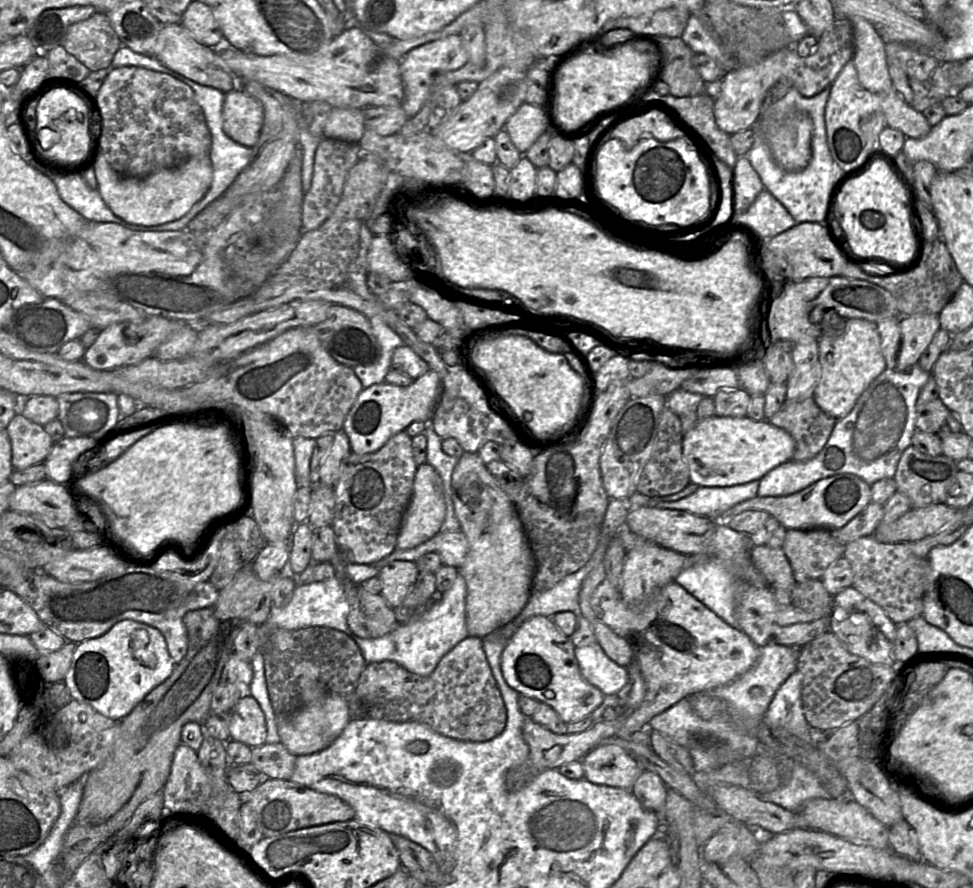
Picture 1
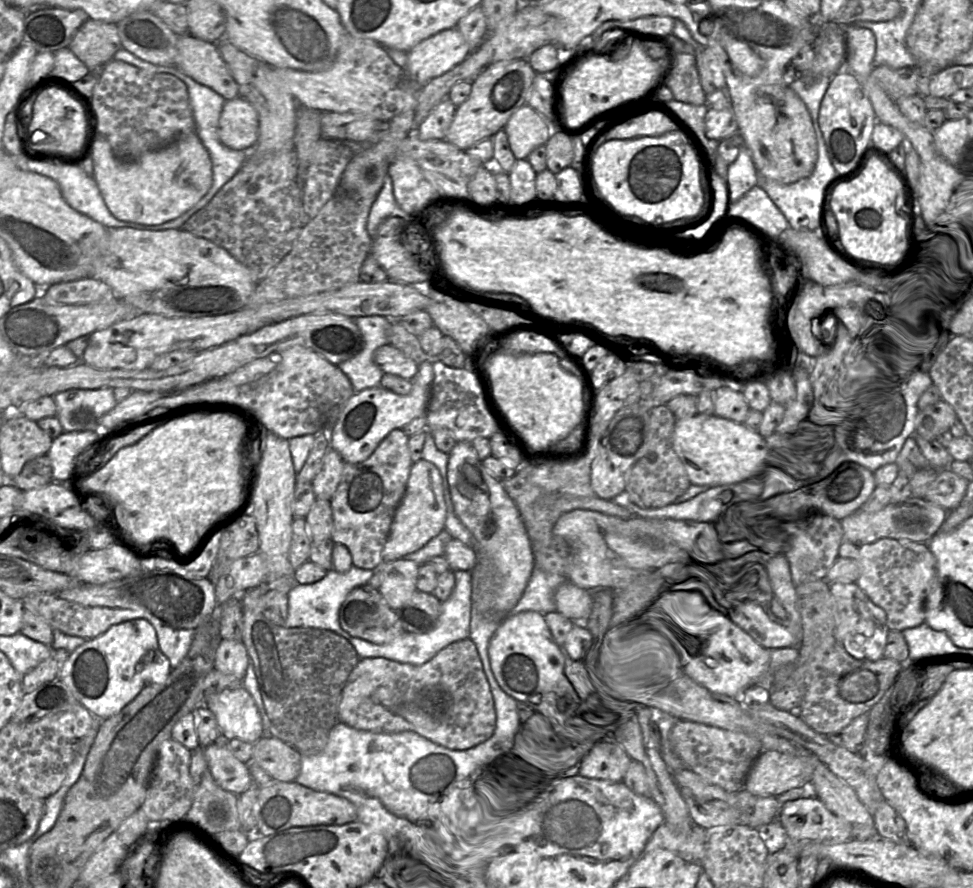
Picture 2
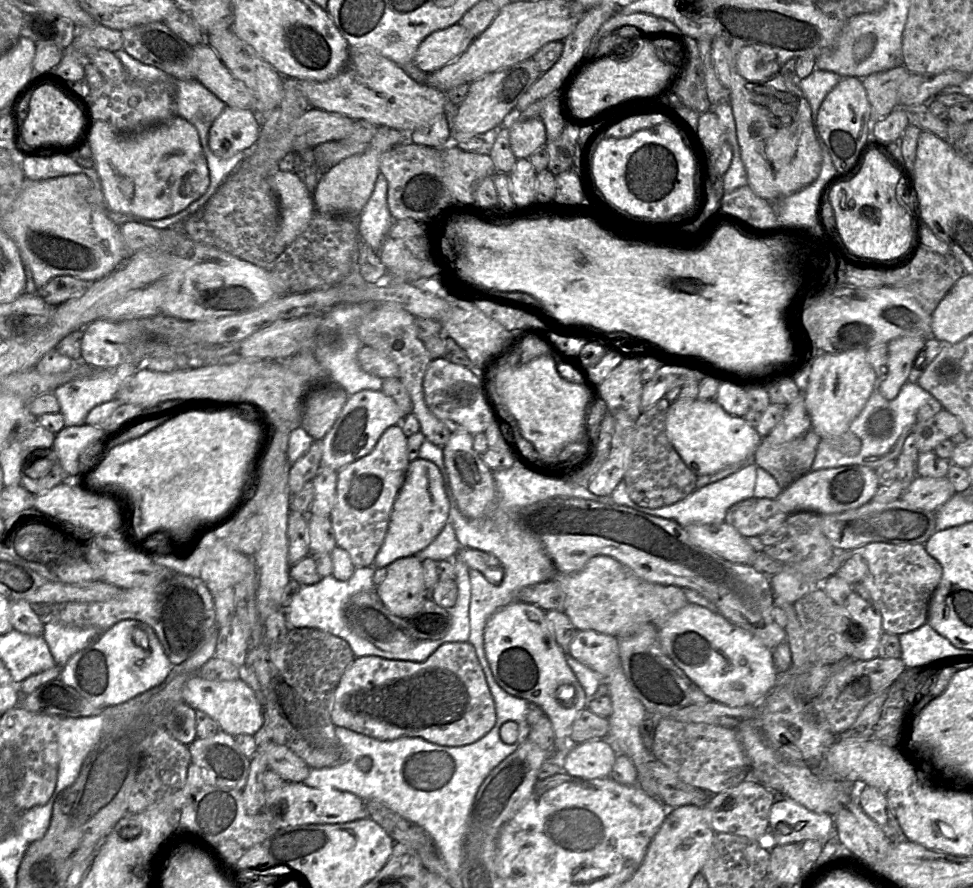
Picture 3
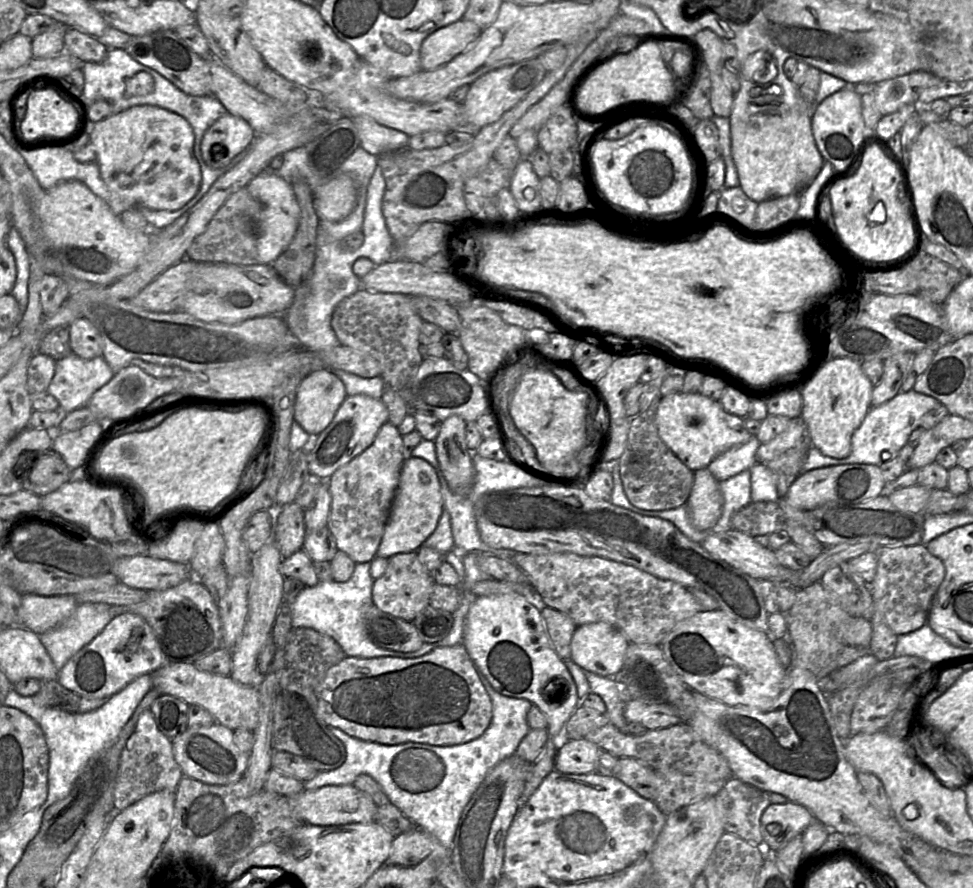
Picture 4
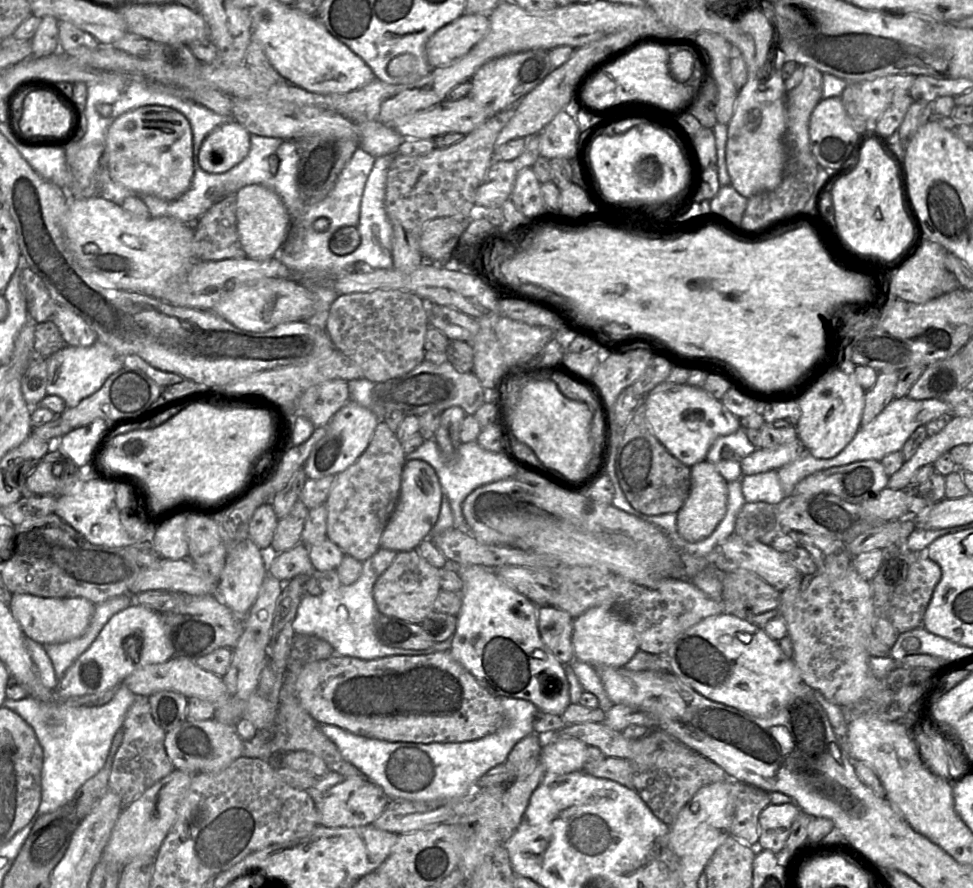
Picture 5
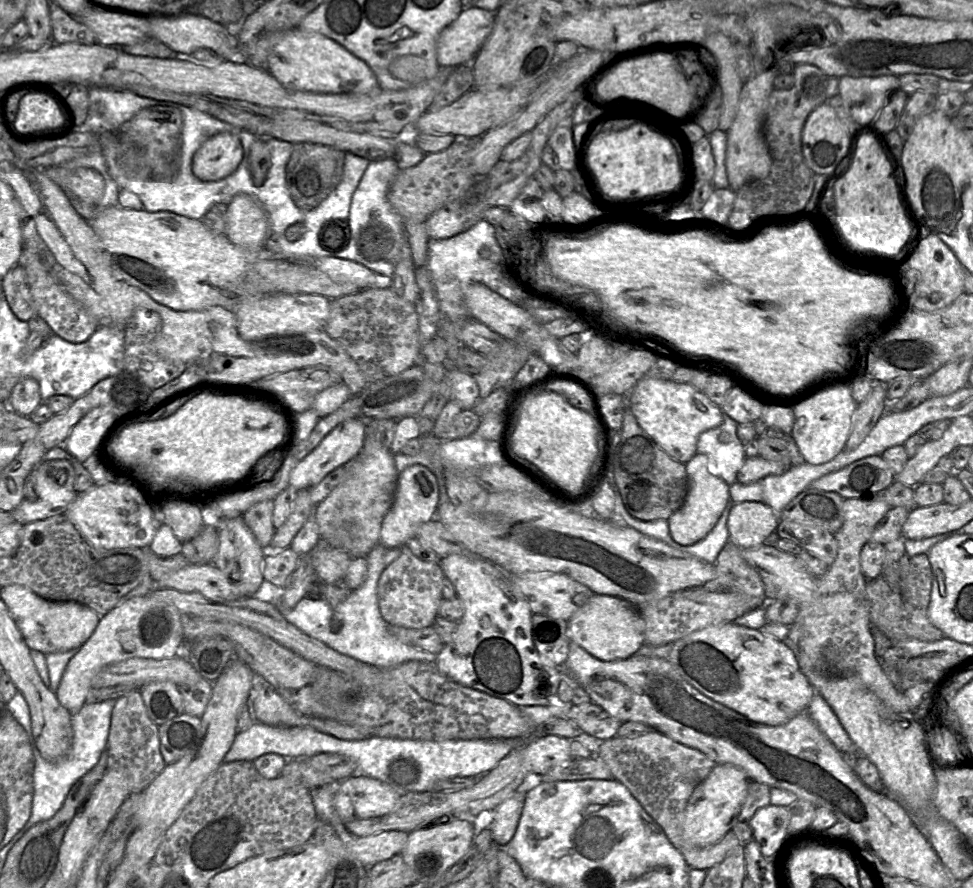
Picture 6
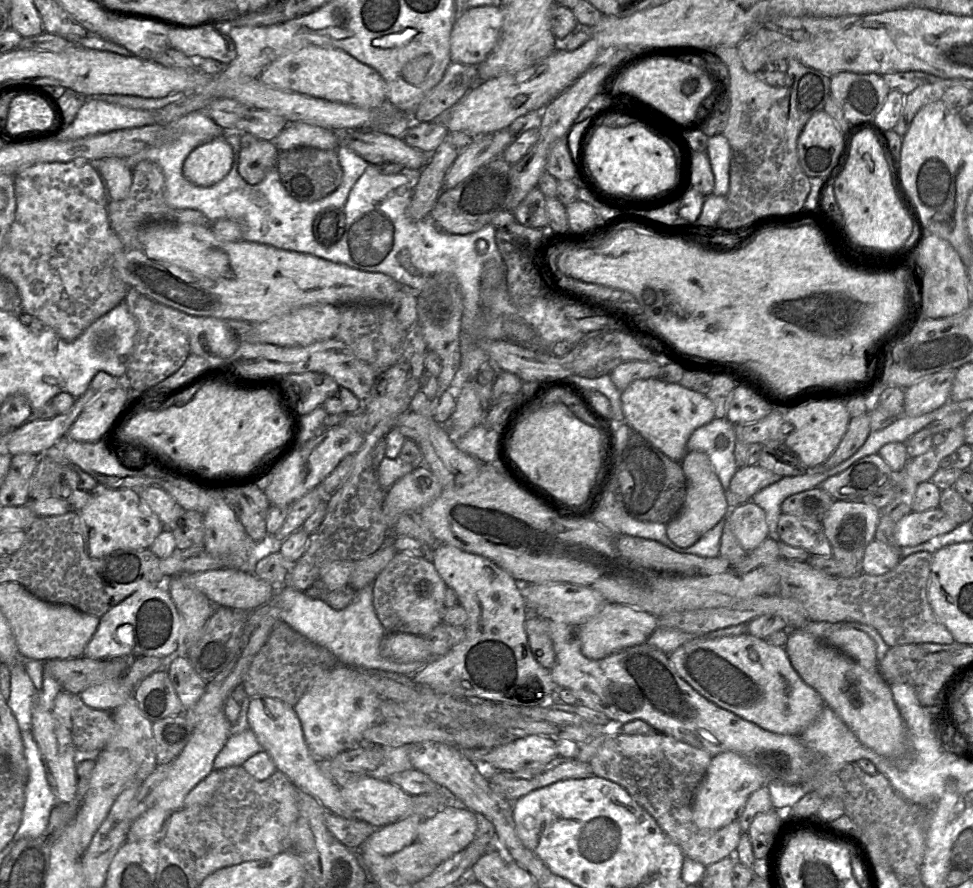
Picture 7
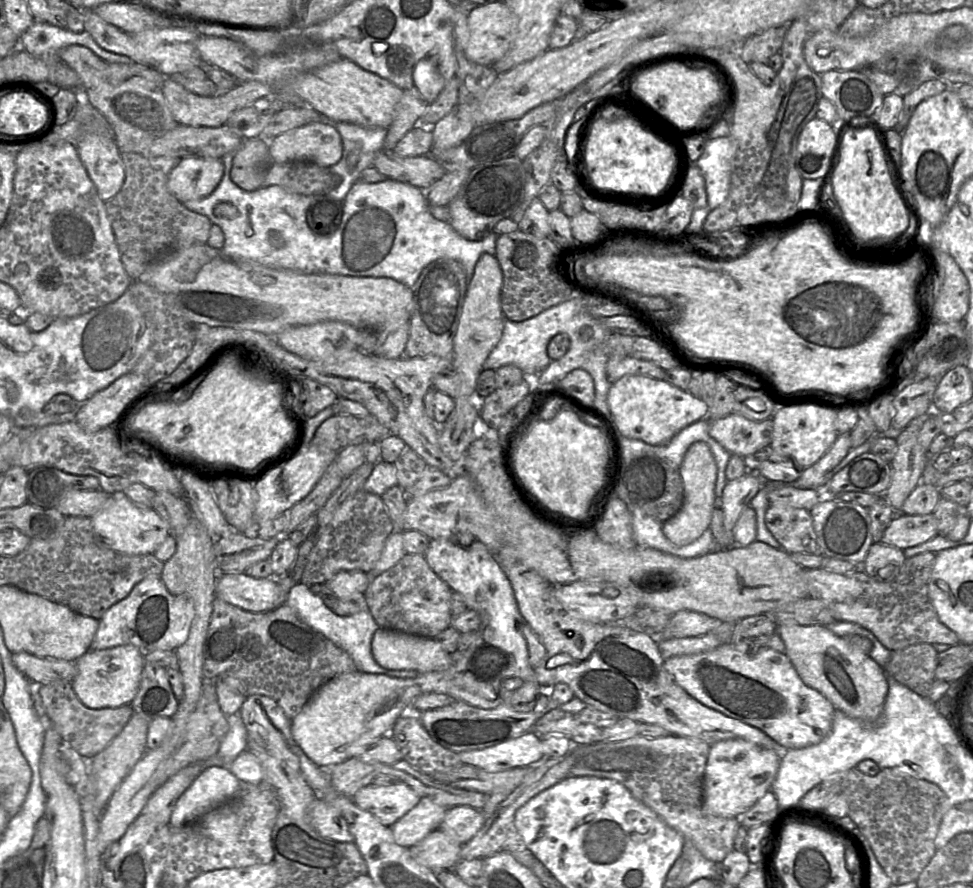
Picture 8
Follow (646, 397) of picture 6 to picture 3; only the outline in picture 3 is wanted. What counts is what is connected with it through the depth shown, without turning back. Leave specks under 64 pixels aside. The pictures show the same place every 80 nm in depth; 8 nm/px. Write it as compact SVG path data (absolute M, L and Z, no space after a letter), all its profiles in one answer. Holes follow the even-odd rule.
M717 401L672 402L666 415L666 434L684 463L697 475L713 474L725 467L746 463L763 440L743 417L726 412Z

